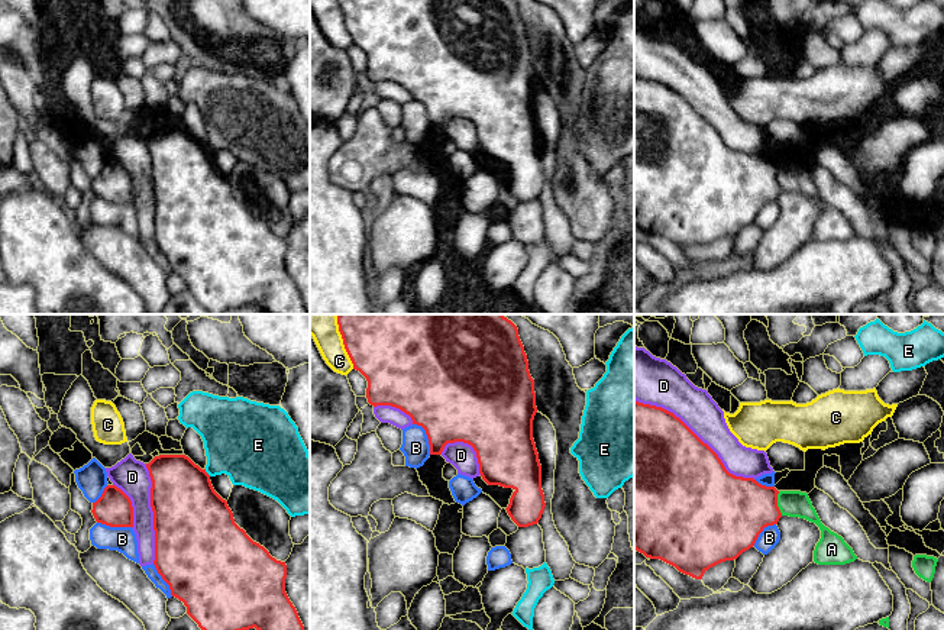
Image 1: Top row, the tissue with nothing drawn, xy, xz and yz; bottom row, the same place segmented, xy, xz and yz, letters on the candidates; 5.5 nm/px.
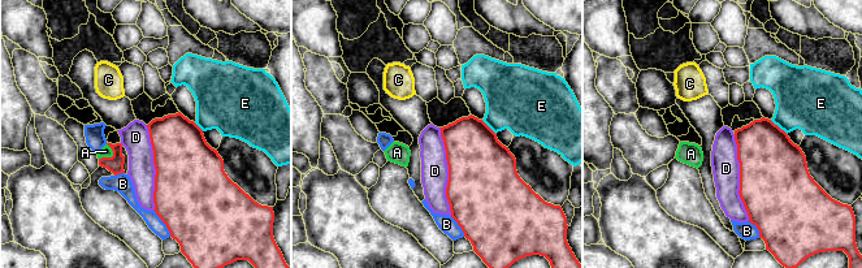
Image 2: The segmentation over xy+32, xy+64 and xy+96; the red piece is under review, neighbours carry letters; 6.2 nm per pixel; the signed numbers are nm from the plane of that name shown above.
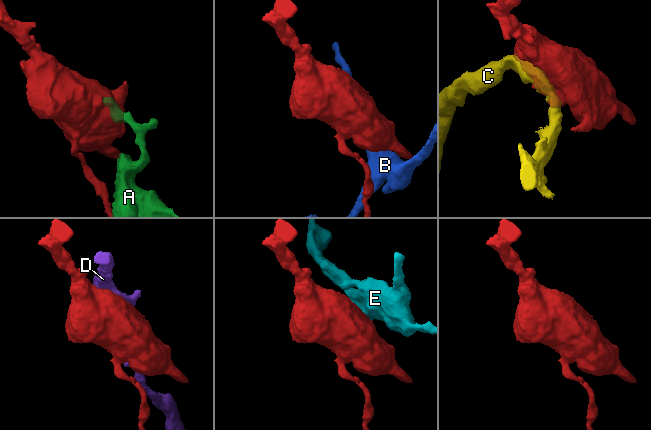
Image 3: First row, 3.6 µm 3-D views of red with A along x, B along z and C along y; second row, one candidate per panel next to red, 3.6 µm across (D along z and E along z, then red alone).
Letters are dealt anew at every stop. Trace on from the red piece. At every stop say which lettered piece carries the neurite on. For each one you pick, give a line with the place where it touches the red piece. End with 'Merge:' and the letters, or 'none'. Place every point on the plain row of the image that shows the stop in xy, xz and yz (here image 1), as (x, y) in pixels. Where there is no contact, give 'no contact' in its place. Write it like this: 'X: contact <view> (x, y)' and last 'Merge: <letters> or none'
Merge: none

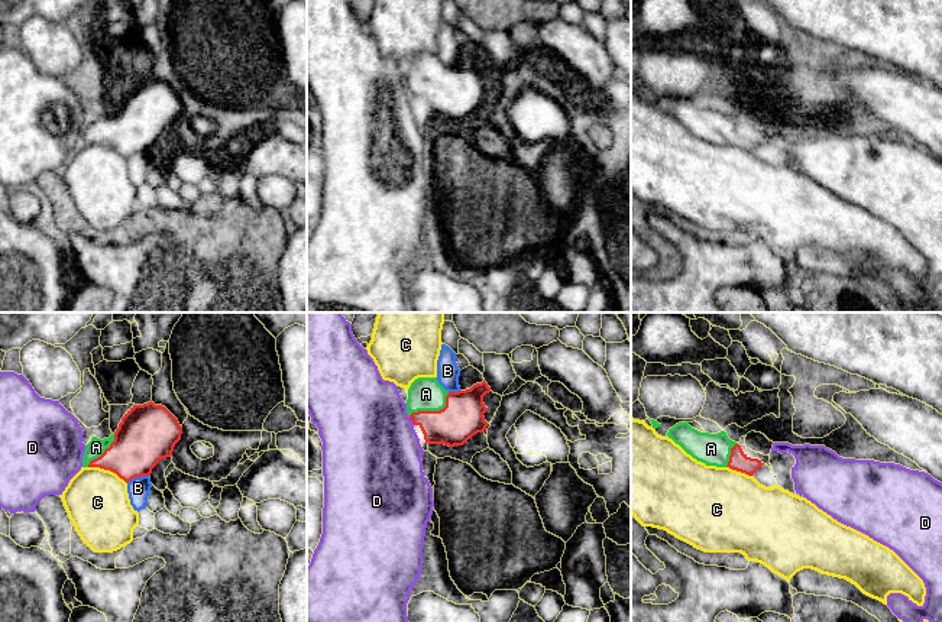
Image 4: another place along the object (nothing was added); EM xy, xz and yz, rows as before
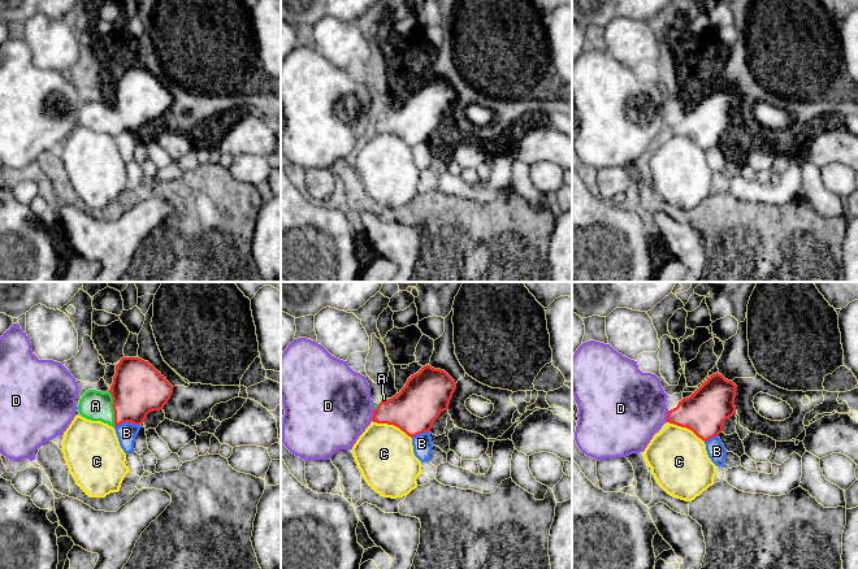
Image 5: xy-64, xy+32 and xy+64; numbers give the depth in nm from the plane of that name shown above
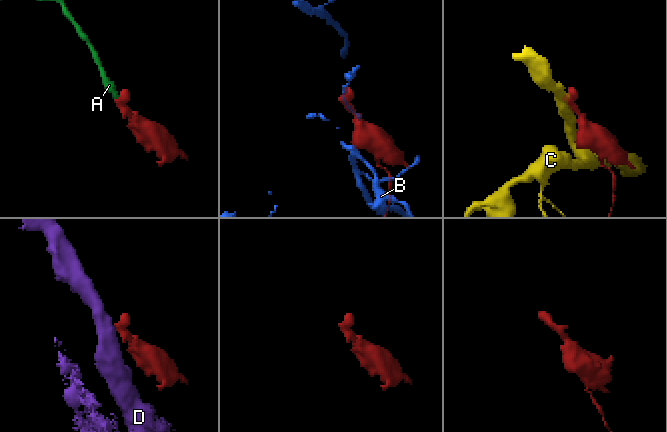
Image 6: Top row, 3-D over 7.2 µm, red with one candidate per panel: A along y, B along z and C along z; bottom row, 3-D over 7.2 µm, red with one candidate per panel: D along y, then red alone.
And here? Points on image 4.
A: contact xz (433, 87)
Merge: A

